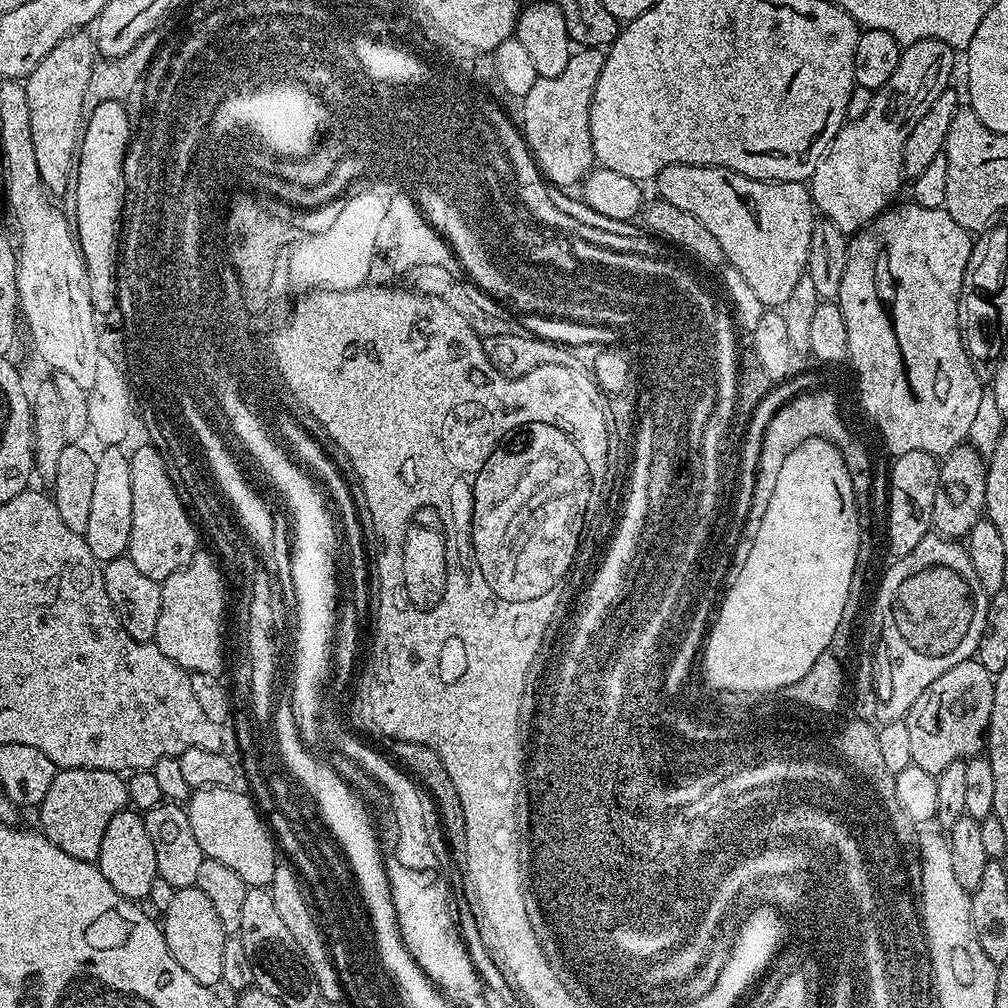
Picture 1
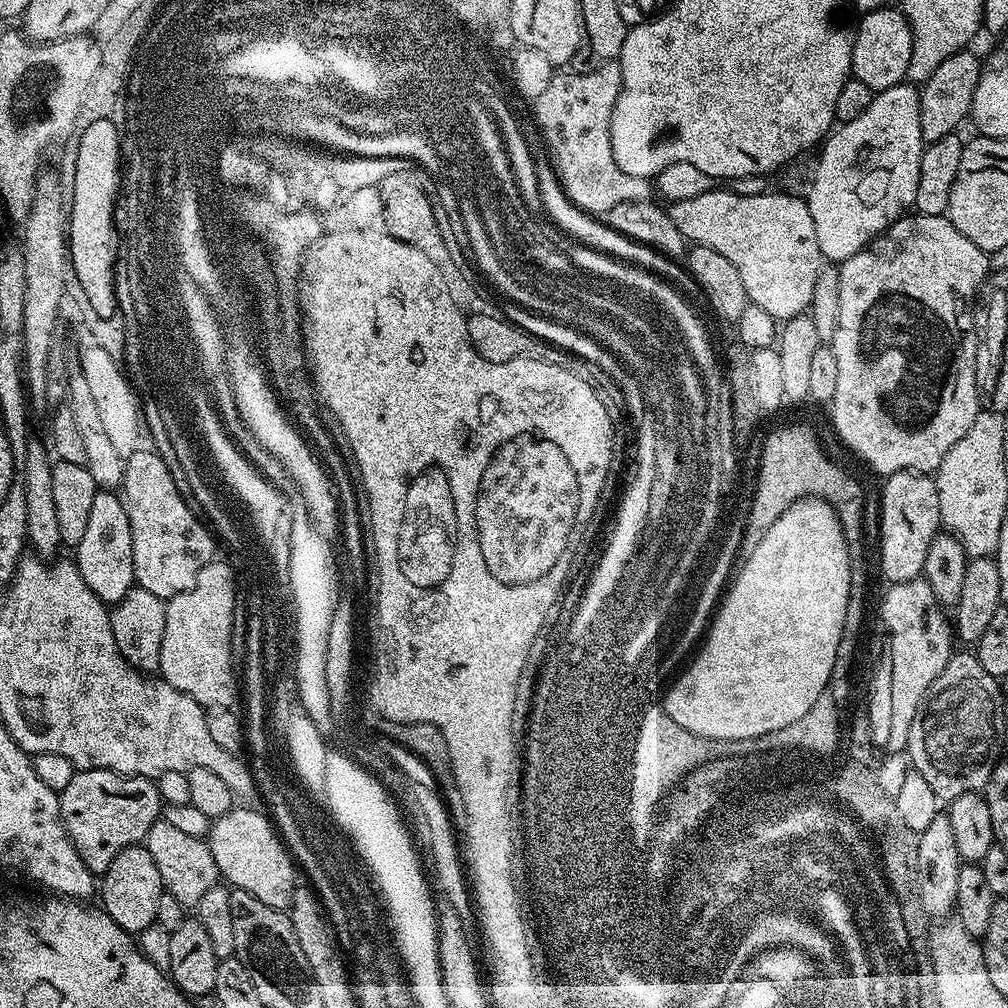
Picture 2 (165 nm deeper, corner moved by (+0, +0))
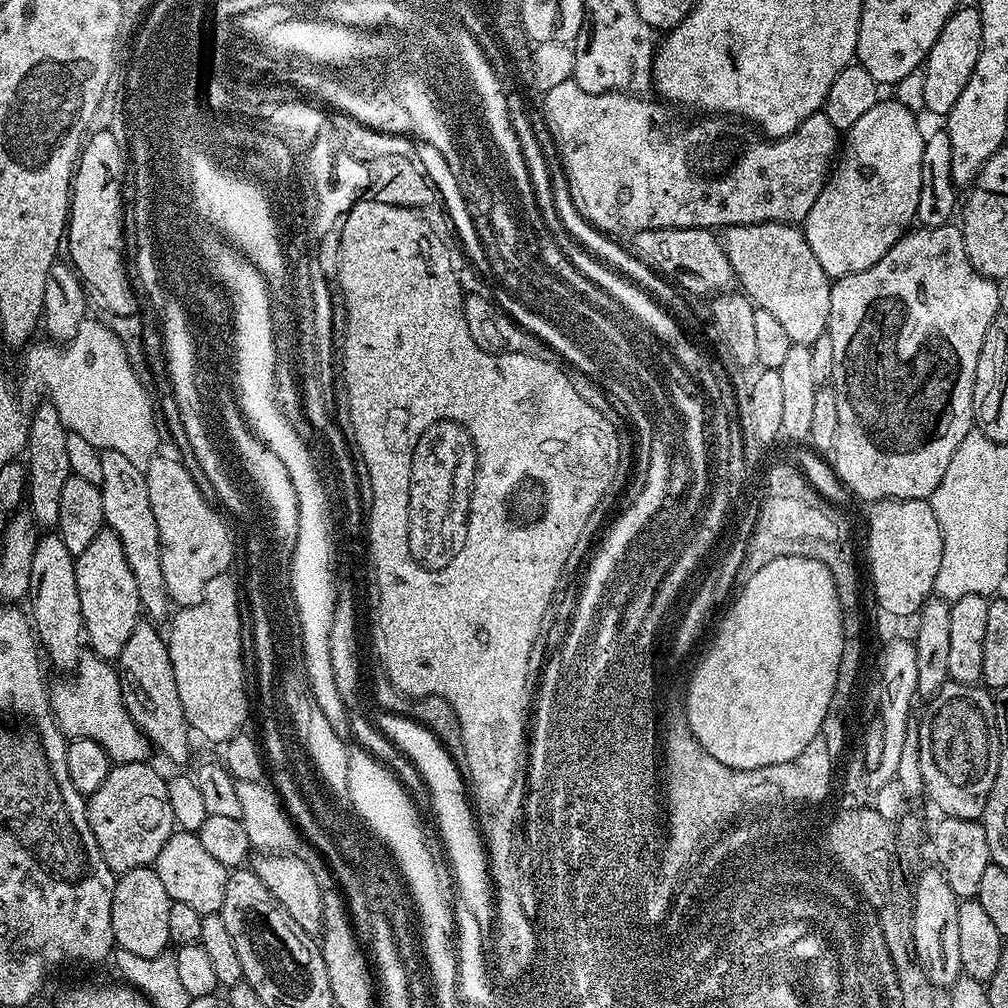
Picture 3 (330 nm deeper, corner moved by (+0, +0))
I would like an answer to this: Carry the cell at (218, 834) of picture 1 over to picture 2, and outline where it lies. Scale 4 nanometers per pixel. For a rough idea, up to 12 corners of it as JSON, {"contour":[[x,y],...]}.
{"contour":[[234,806],[206,837],[221,877],[287,910],[298,868],[273,821]]}

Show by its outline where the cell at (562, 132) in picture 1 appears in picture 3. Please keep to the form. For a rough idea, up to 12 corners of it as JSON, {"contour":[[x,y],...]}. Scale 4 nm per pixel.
{"contour":[[546,92],[605,234],[799,225],[838,152],[822,110],[765,138],[626,92]]}

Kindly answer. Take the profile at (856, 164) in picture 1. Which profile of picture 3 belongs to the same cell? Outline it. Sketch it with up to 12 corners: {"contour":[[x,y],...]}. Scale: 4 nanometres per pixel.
{"contour":[[881,98],[843,137],[802,231],[828,277],[913,227],[917,113]]}

